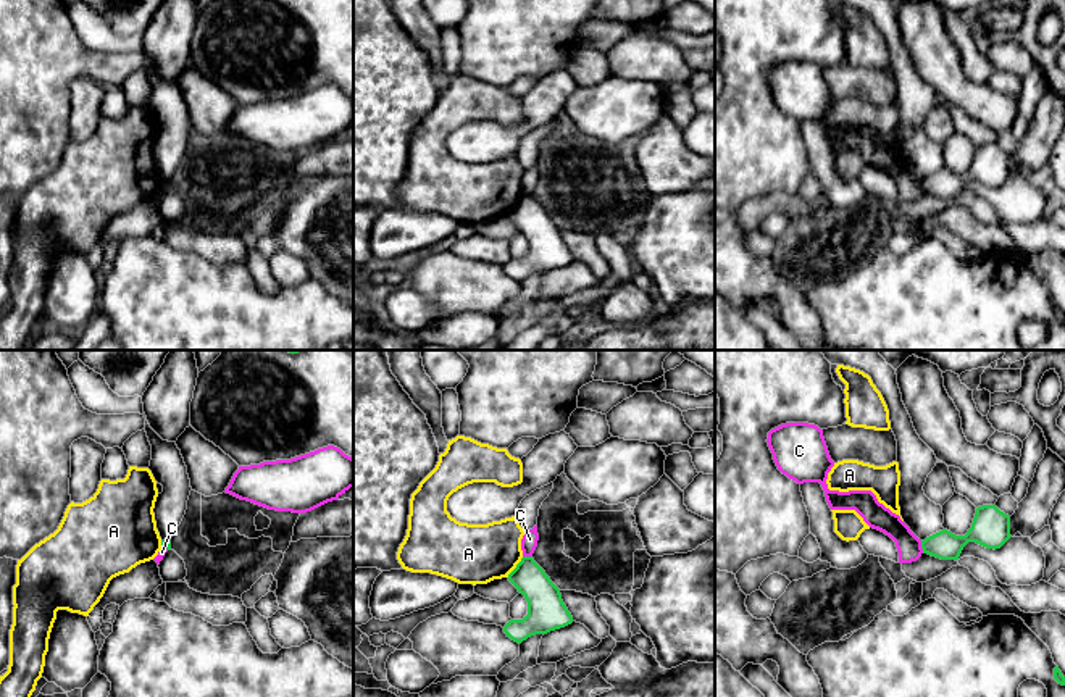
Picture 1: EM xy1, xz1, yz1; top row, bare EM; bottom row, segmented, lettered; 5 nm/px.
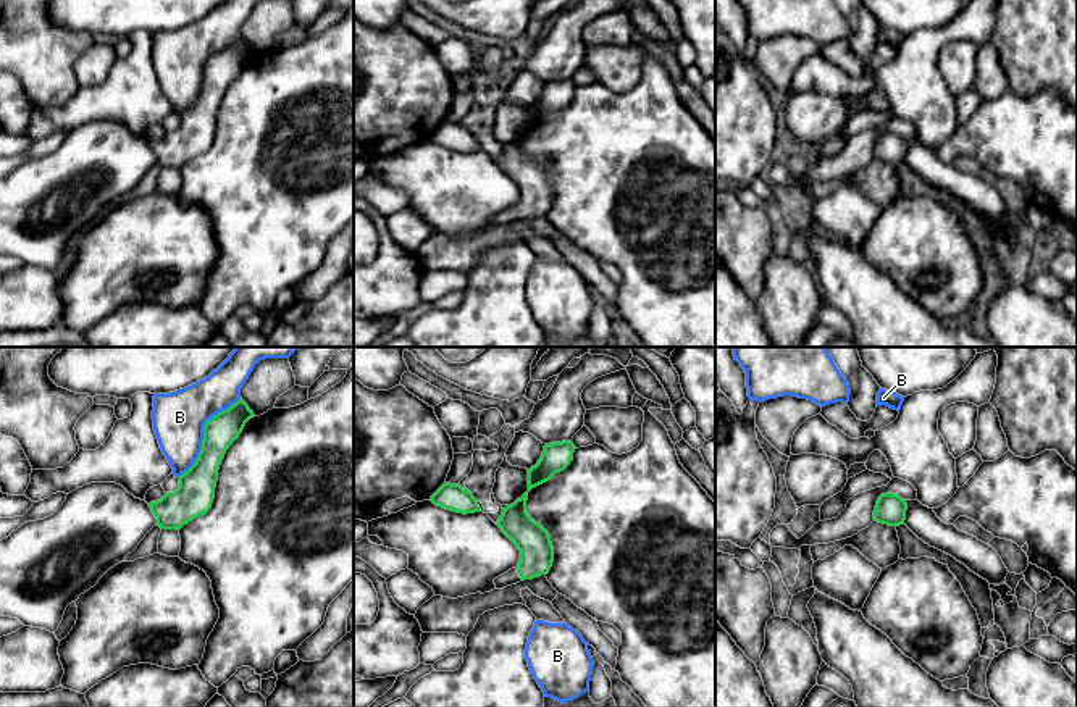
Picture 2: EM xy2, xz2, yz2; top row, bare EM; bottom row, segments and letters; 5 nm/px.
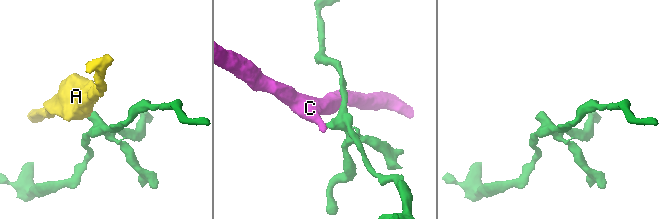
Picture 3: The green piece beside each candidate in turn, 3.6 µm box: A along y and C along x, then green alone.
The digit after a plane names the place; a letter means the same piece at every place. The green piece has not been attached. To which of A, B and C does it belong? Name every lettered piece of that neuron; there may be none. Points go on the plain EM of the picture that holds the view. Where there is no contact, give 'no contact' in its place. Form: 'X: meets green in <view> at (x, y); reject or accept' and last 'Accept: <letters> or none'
A: meets green in xz1 at (517, 205); reject
B: meets green in xy2 at (204, 71); reject
C: meets green in yz1 at (922, 186); reject
Accept: none

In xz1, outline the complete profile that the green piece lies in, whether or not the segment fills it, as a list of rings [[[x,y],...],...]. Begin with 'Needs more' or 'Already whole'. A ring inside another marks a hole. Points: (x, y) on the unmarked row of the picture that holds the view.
Already whole. [[[523,195],[508,213],[508,219],[528,240],[528,253],[523,258],[510,258],[503,265],[503,271],[512,279],[521,282],[531,274],[547,273],[573,261],[560,227],[532,195]]]

